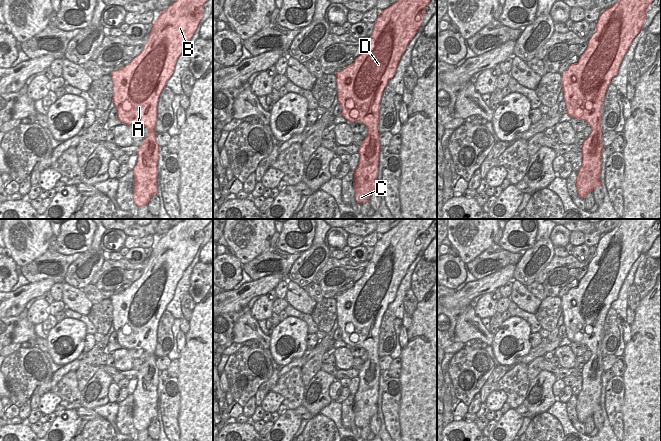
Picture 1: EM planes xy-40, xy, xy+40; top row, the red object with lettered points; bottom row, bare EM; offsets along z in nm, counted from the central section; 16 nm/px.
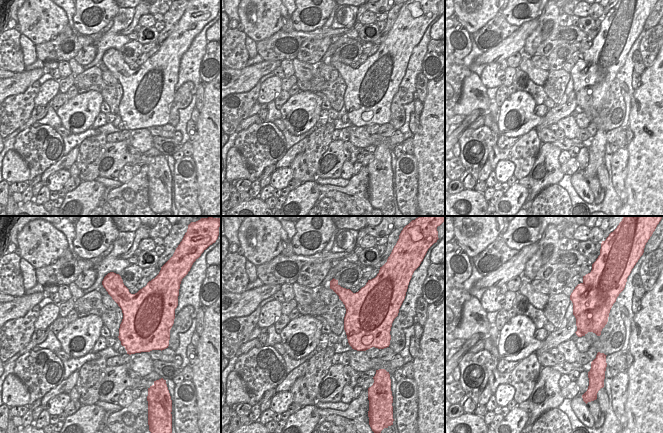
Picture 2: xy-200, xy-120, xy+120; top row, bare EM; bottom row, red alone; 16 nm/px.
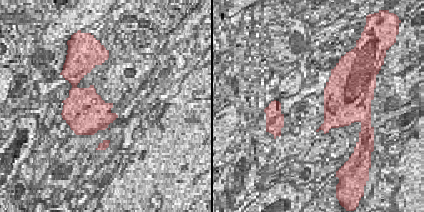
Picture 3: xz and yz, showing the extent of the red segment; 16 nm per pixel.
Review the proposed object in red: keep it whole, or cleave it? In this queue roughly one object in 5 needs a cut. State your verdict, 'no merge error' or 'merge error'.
no merge error

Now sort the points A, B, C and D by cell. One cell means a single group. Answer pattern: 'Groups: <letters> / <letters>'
Groups: A B C D.

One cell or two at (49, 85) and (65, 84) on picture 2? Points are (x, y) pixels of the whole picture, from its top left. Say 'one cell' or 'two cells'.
two cells

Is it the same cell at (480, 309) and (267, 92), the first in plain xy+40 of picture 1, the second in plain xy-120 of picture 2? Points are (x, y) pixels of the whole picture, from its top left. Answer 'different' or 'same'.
same

